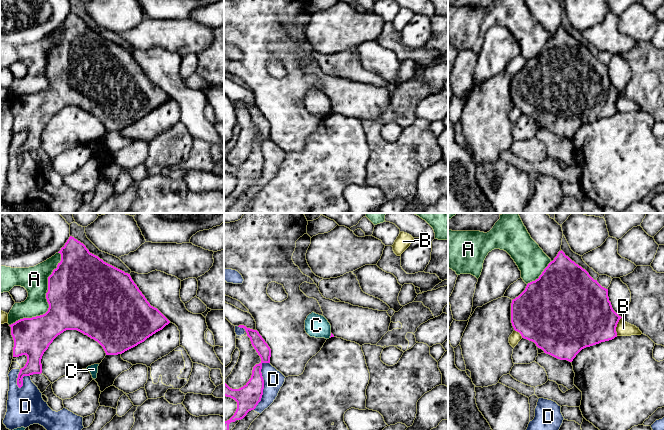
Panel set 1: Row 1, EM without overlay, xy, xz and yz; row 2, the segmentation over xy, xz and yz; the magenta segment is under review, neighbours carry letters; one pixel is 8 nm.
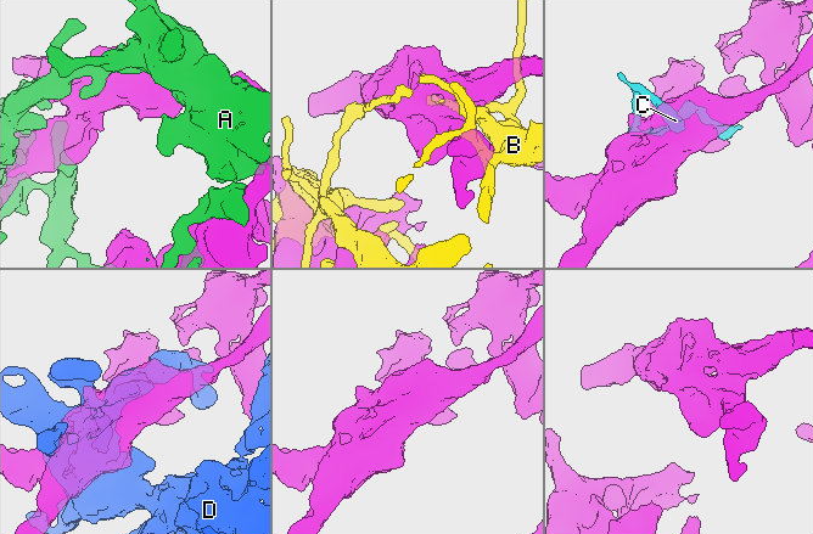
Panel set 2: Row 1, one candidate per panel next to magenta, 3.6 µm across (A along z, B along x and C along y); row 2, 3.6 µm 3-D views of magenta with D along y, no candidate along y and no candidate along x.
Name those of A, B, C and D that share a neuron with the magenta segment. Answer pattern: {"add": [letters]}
{"add": []}

